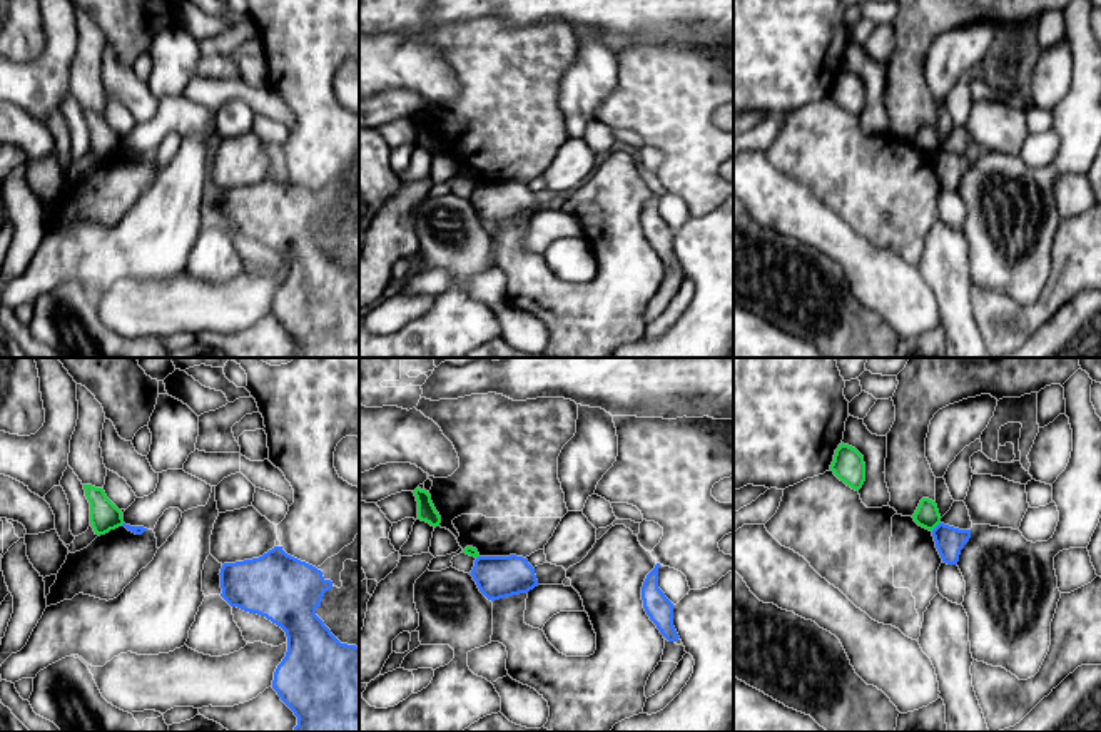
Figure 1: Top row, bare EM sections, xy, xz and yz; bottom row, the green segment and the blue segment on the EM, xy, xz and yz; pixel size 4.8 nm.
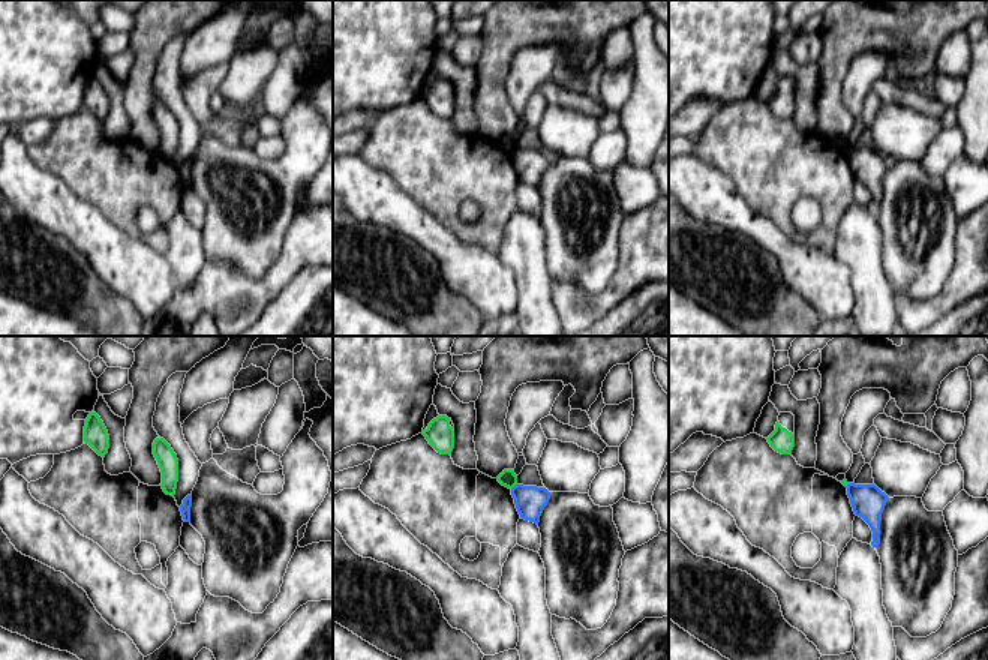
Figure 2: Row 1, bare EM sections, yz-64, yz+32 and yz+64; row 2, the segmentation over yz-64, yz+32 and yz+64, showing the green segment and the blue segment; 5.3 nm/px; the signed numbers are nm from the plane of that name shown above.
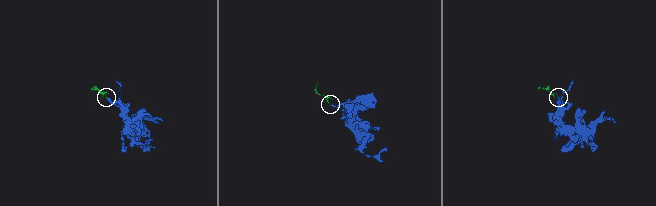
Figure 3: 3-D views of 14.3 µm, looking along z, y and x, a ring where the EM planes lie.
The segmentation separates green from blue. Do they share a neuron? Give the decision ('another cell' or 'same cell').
another cell

